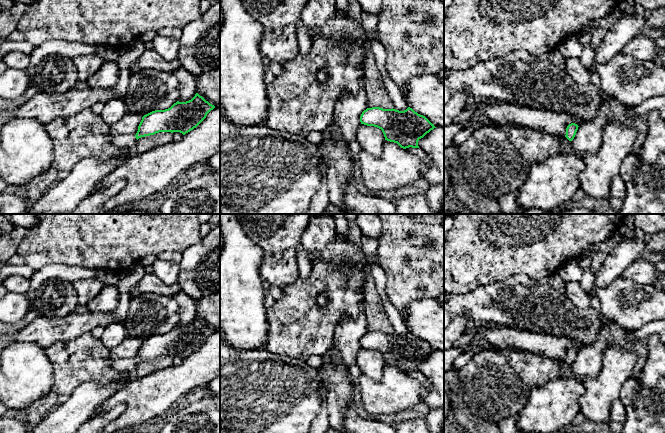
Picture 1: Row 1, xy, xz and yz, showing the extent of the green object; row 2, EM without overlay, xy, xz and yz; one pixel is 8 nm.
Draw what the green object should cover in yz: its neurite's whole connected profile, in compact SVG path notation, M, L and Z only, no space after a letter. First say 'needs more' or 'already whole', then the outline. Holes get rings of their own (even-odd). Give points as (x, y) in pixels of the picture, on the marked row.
already whole | M571 123L567 126L566 128L566 135L565 137L569 140L572 141L576 135L576 132L578 130L578 125L575 123Z

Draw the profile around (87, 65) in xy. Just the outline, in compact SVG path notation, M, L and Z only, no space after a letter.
M94 53L76 56L72 61L78 70L78 80L82 81L94 75L104 63L103 59Z

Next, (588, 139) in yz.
M607 97L597 107L597 116L592 120L583 120L579 125L574 139L571 141L574 153L581 156L584 153L596 154L602 144L604 129L610 115L610 101Z

